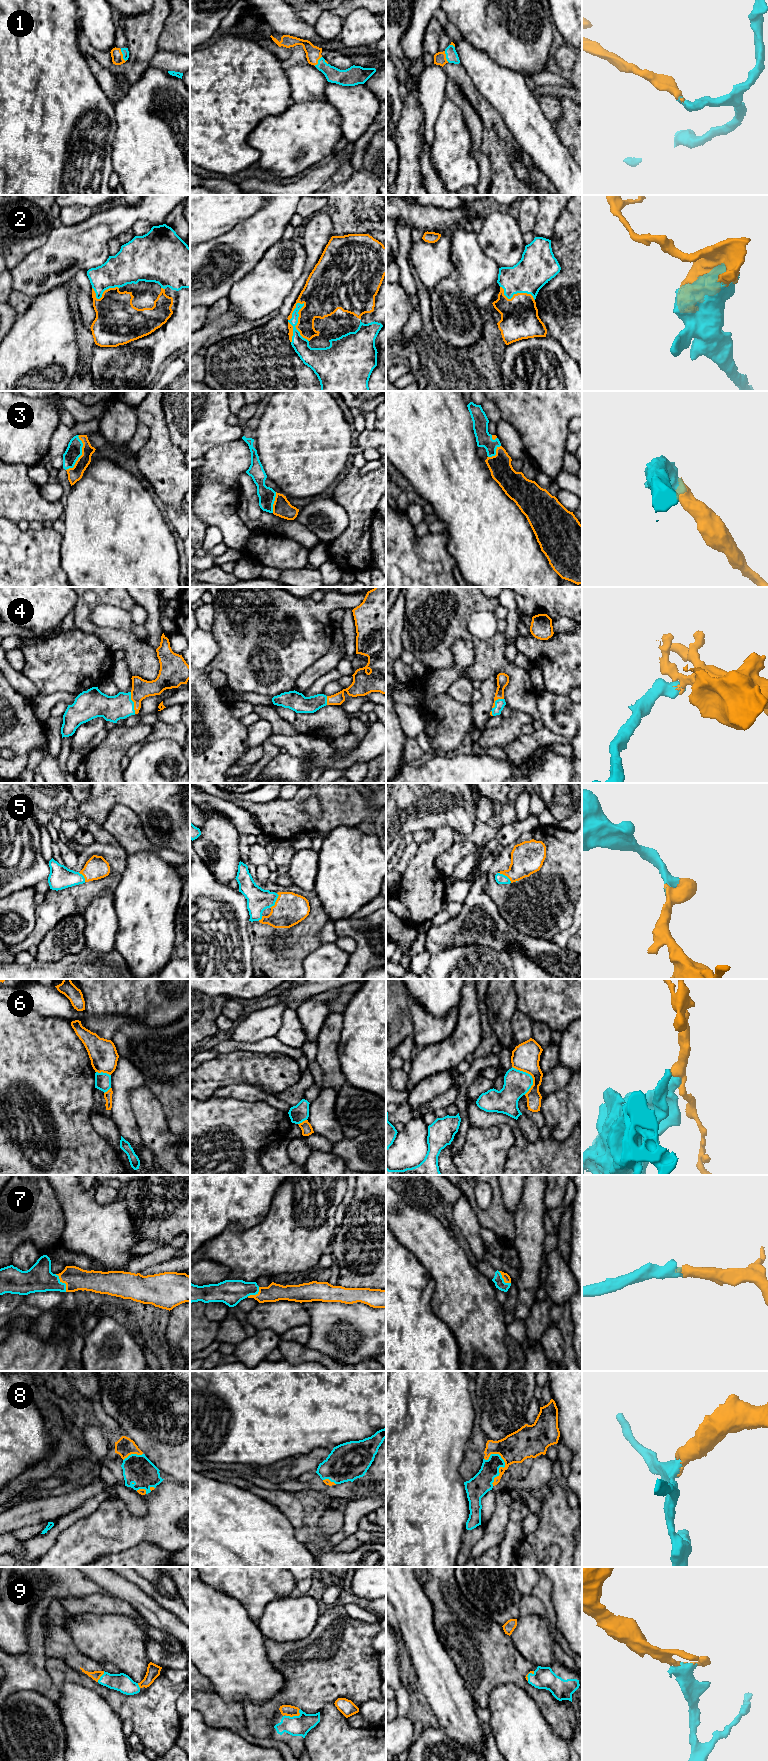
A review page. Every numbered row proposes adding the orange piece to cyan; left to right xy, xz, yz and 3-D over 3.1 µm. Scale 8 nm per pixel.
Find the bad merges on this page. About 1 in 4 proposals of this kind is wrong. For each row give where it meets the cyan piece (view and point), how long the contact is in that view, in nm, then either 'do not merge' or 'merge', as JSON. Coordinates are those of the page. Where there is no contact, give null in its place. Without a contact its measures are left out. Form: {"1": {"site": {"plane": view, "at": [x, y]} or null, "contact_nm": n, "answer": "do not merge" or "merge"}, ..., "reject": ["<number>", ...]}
{"1": {"site": {"plane": "xy", "at": [123, 55]}, "contact_nm": 110, "answer": "merge"}, "2": {"site": {"plane": "xz", "at": [290, 323]}, "contact_nm": 340, "answer": "merge"}, "3": {"site": {"plane": "xy", "at": [81, 454]}, "contact_nm": 300, "answer": "merge"}, "4": {"site": {"plane": "xy", "at": [133, 703]}, "contact_nm": 180, "answer": "merge"}, "5": {"site": {"plane": "xz", "at": [276, 899]}, "contact_nm": 130, "answer": "merge"}, "6": {"site": {"plane": "yz", "at": [531, 1076]}, "contact_nm": 260, "answer": "do not merge"}, "7": {"site": {"plane": "xy", "at": [63, 1283]}, "contact_nm": 170, "answer": "merge"}, "8": {"site": {"plane": "yz", "at": [499, 1467]}, "contact_nm": 260, "answer": "merge"}, "9": {"site": {"plane": "xz", "at": [295, 1716]}, "contact_nm": 130, "answer": "merge"}, "reject": ["6"]}

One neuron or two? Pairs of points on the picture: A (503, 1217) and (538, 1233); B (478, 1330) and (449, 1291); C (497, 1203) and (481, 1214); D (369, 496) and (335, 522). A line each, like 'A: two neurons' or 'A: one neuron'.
A: two neurons
B: one neuron
C: one neuron
D: two neurons

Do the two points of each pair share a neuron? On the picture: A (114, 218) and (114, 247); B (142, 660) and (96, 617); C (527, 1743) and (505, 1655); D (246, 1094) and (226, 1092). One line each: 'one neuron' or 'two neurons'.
A: two neurons
B: two neurons
C: two neurons
D: one neuron

